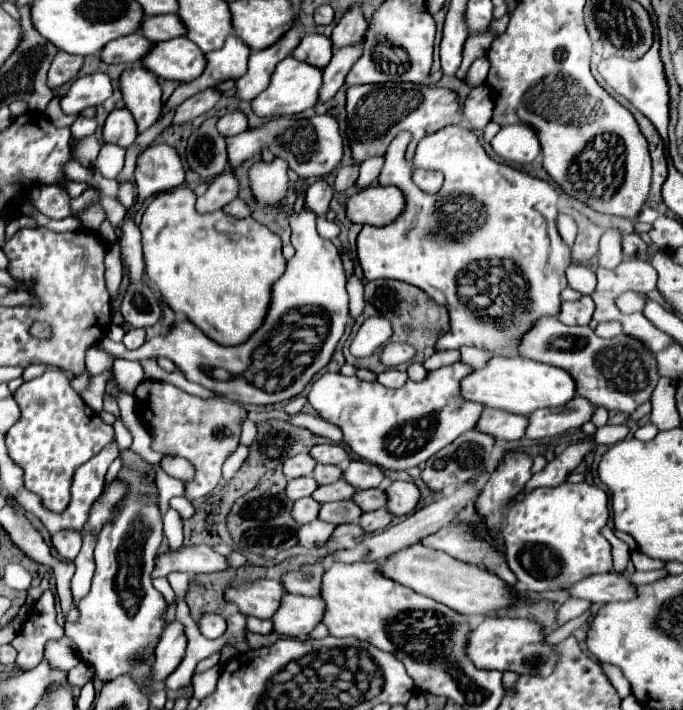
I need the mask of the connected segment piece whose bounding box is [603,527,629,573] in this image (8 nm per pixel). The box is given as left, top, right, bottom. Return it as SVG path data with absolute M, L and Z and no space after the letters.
M611 527L603 529L603 535L609 539L609 543L611 543L611 547L613 547L613 561L615 561L613 571L615 571L615 573L623 573L623 571L625 571L625 565L627 565L627 561L629 561L629 547L627 547L627 543L623 543L623 541L613 533Z

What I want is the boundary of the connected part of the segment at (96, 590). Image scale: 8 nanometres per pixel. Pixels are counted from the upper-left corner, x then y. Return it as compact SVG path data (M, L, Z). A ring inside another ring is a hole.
M123 465L117 479L127 485L129 493L123 503L113 509L111 521L99 531L95 547L97 569L91 581L91 591L77 605L81 613L79 623L67 623L65 635L77 643L81 659L93 665L95 675L101 681L131 673L141 683L149 671L149 663L131 667L131 659L141 657L143 661L149 661L165 627L163 611L167 605L163 595L151 583L155 555L163 541L163 513L157 501L143 503L139 499L143 495L157 495L157 485L147 481L145 473Z

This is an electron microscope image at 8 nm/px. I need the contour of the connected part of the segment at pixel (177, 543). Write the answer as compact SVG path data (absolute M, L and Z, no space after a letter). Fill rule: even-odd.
M169 509L165 513L165 537L171 545L171 551L179 549L183 545L183 531L181 531L181 517L175 509Z

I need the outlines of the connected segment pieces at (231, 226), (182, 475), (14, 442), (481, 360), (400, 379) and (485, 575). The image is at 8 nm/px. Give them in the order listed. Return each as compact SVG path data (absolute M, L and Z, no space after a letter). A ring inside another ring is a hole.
M177 187L159 193L145 209L141 219L145 271L157 285L163 301L175 311L183 313L195 323L207 337L223 345L237 345L257 331L267 315L271 301L271 285L285 273L285 257L281 253L281 239L277 233L257 223L253 217L235 219L223 211L201 215L195 211L195 193L191 187Z
M163 457L161 467L163 467L171 477L181 479L181 481L191 481L191 479L195 477L195 469L193 469L193 465L191 465L189 461L181 459L181 457L175 457L175 459L171 459L171 457L169 457L169 459Z
M49 367L41 377L23 383L15 391L21 419L5 433L9 457L25 471L25 487L41 497L47 511L63 513L69 505L69 491L77 467L95 457L113 439L113 427L101 421L91 407L73 391L65 371Z
M463 347L461 349L461 361L469 363L471 367L475 365L475 369L485 367L489 363L489 359L493 359L495 353L487 351L487 349L477 349L477 347Z
M387 369L385 373L379 373L379 377L377 377L377 381L379 381L381 385L389 387L389 389L399 389L399 387L403 387L403 383L405 383L407 379L409 379L407 373L397 371L397 369Z
M421 543L387 557L381 563L381 571L389 579L393 579L421 595L427 595L439 603L445 603L447 607L451 607L463 615L489 615L493 611L509 609L511 605L529 603L529 597L517 593L517 589L513 585L503 583L503 579L499 579L497 575L491 575L487 569L463 563L459 559L449 557L443 551L423 547Z

